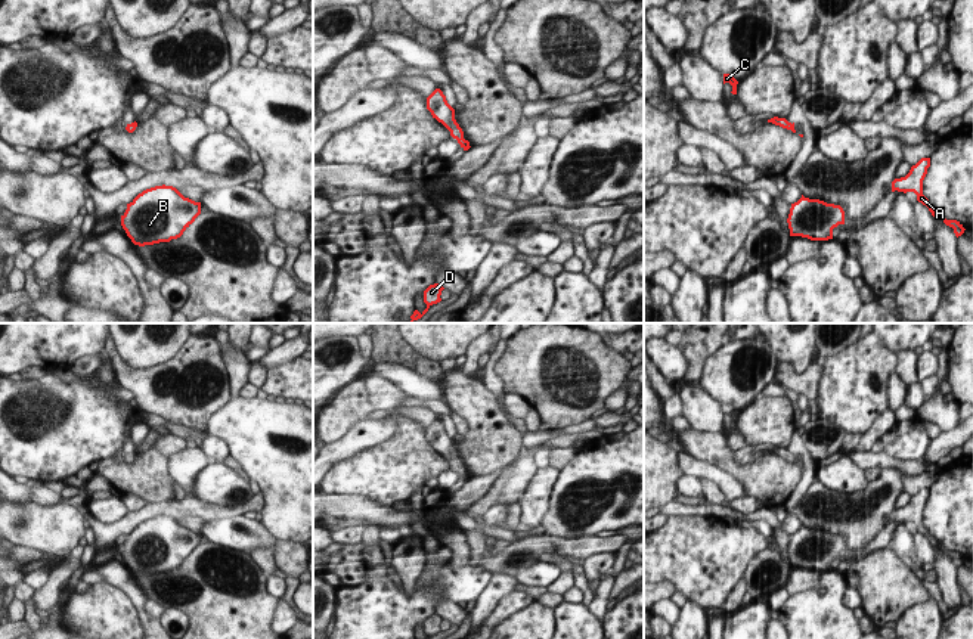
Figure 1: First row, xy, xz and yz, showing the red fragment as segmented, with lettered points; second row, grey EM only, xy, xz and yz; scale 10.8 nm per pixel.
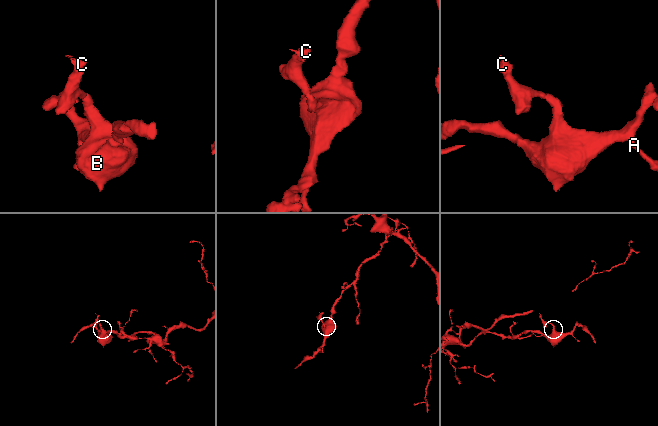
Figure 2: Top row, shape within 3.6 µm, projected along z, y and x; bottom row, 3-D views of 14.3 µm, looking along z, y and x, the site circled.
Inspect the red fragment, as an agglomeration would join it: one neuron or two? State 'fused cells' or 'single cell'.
single cell

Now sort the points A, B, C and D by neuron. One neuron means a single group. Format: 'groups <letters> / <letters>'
groups A B C D

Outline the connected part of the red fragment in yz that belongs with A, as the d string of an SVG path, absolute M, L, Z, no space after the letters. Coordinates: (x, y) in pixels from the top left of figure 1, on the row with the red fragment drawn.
M921 158L915 165L911 167L910 173L905 177L895 179L892 182L892 192L914 192L917 195L917 201L926 205L933 217L941 217L939 211L923 195L923 180L927 174L929 167L930 158Z

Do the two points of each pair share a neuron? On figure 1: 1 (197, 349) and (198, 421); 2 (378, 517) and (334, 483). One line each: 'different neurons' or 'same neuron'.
1: same neuron
2: different neurons

